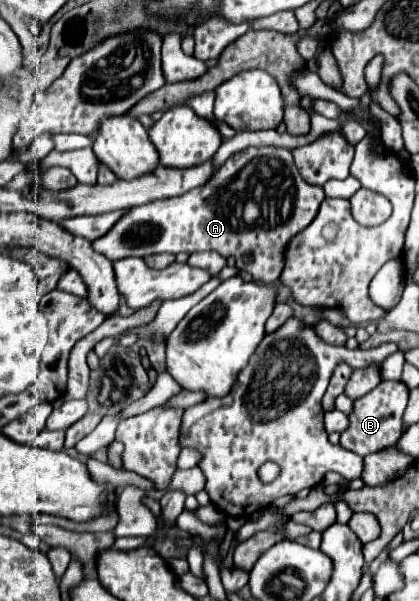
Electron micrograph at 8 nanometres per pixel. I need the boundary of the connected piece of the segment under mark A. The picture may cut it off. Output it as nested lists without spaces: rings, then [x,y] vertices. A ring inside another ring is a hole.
[[[248,147],[234,153],[206,185],[180,197],[128,209],[114,229],[92,245],[110,261],[154,253],[216,251],[222,257],[236,257],[238,269],[250,273],[254,281],[270,285],[284,269],[290,239],[314,221],[322,199],[324,189],[308,185],[300,177],[288,149]]]

